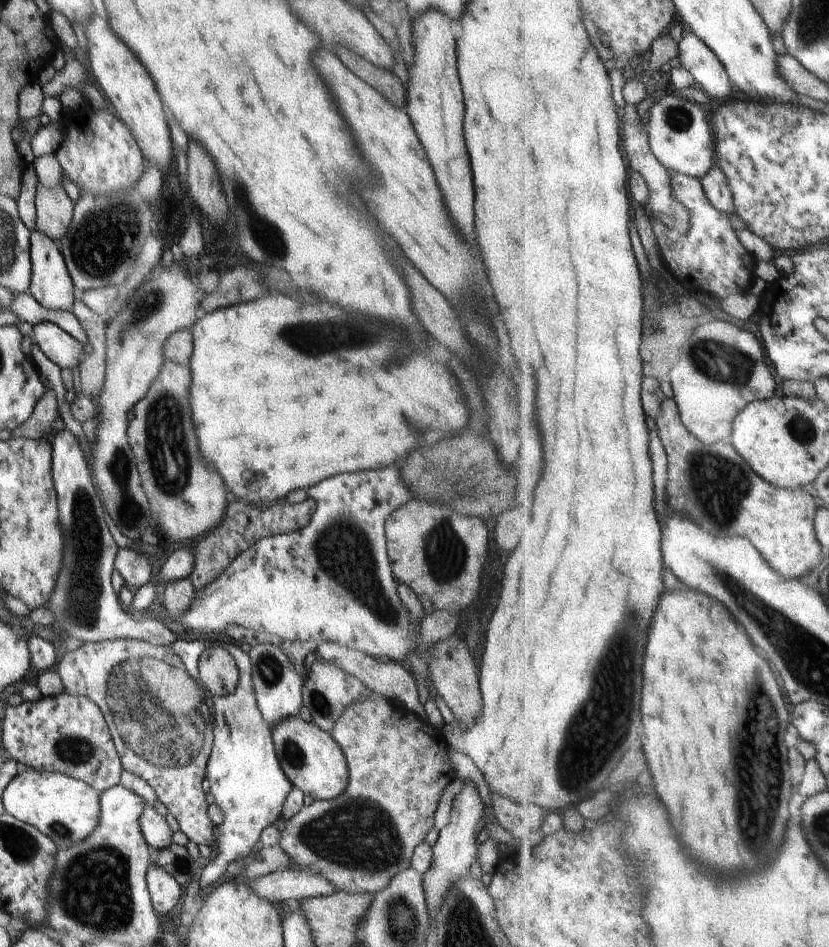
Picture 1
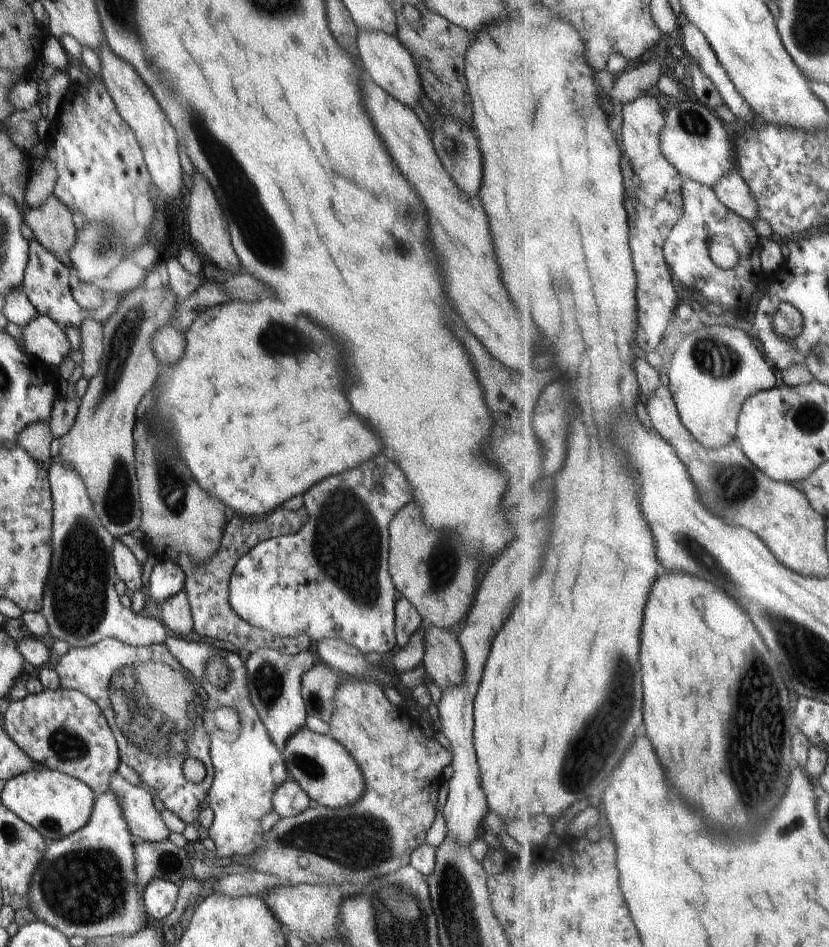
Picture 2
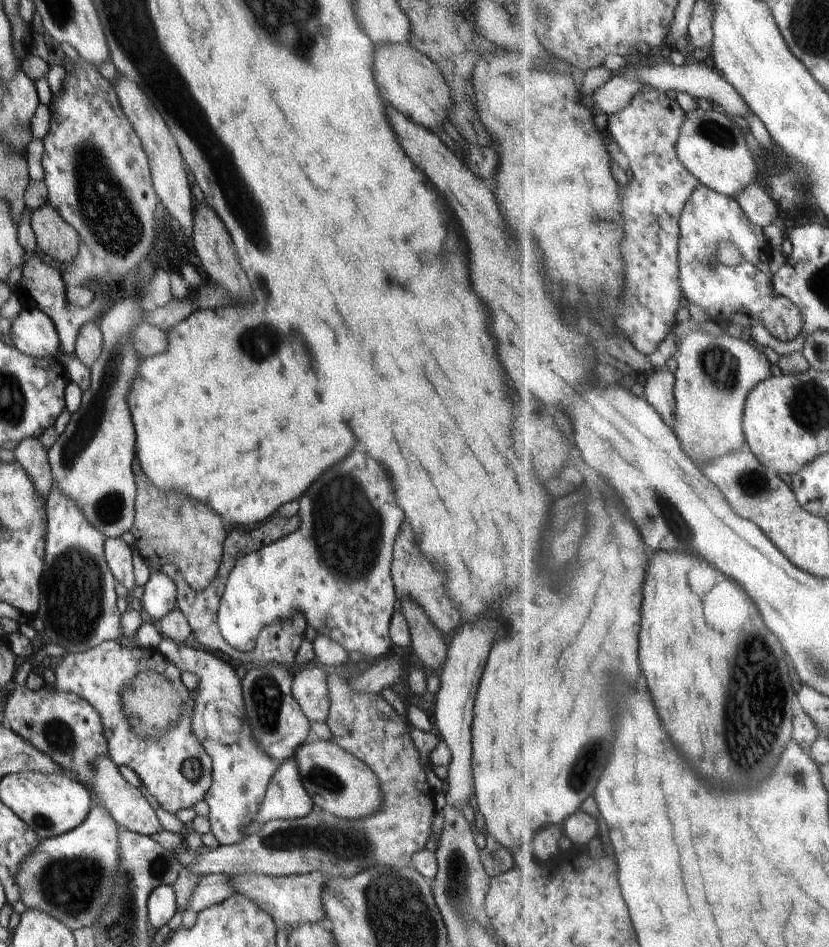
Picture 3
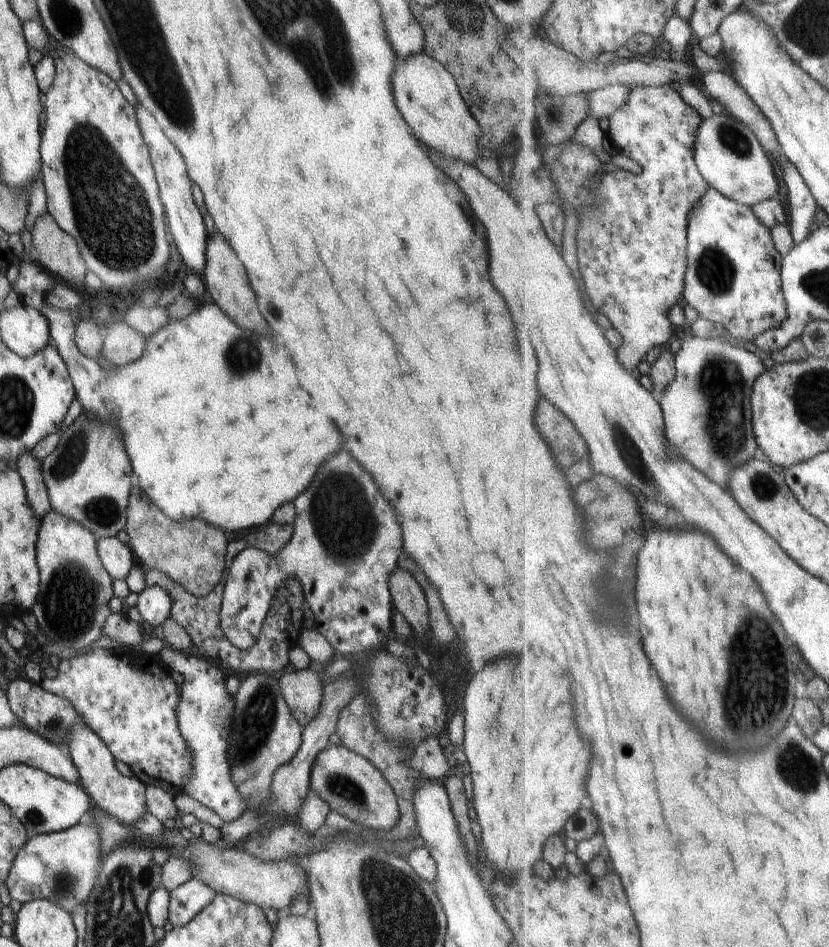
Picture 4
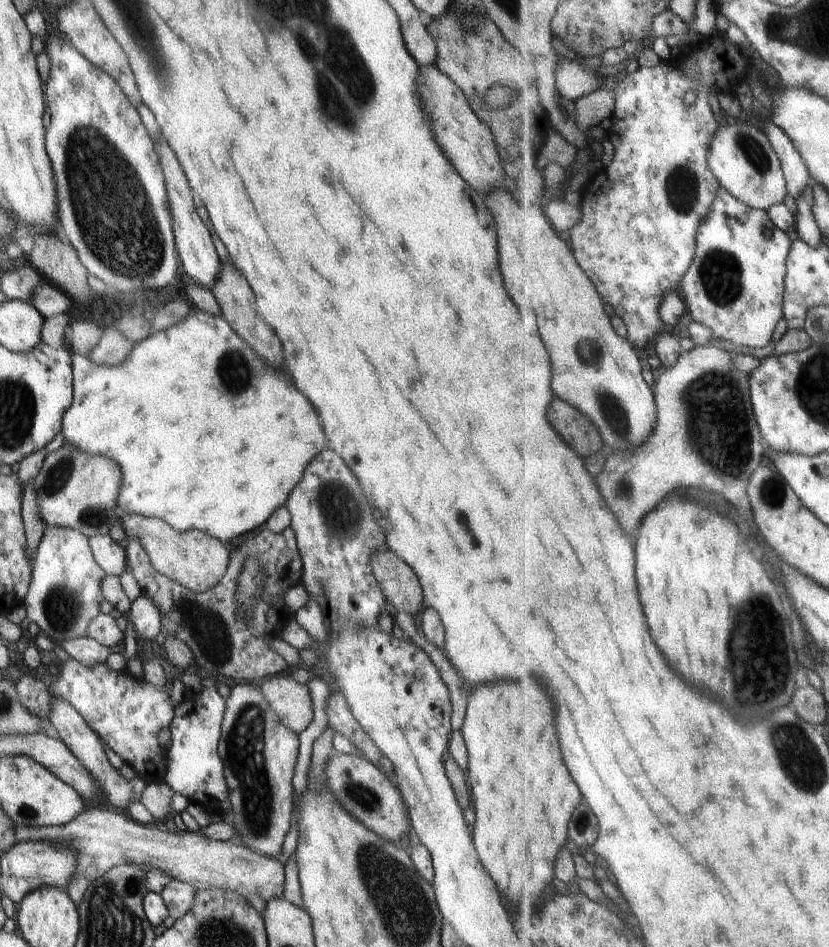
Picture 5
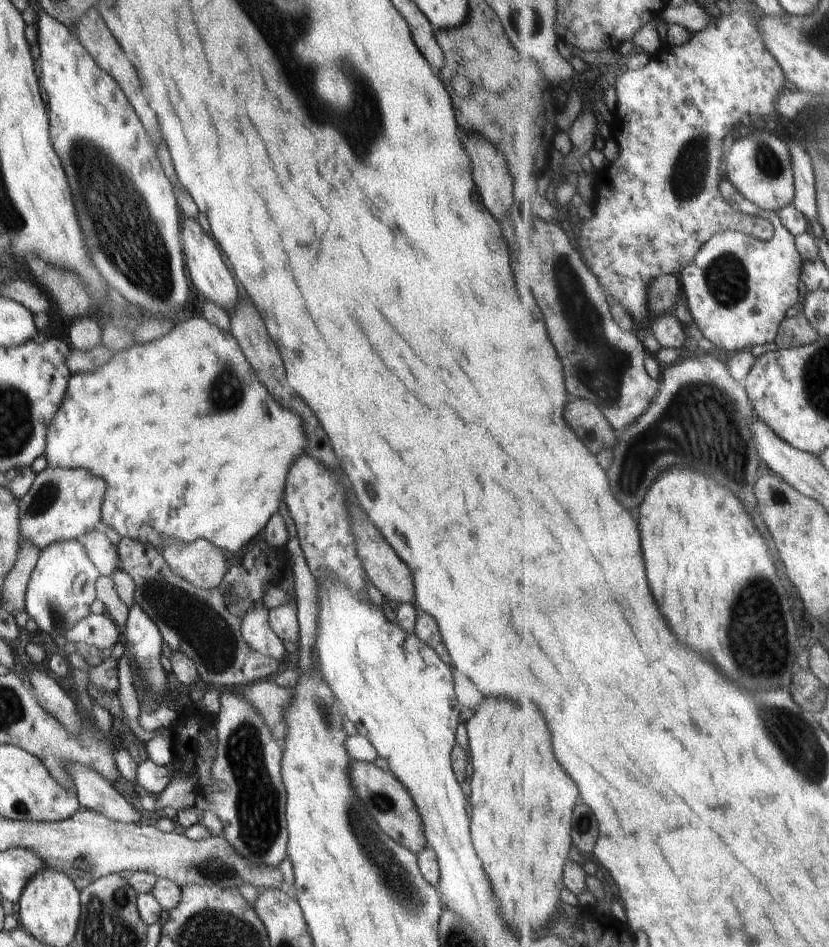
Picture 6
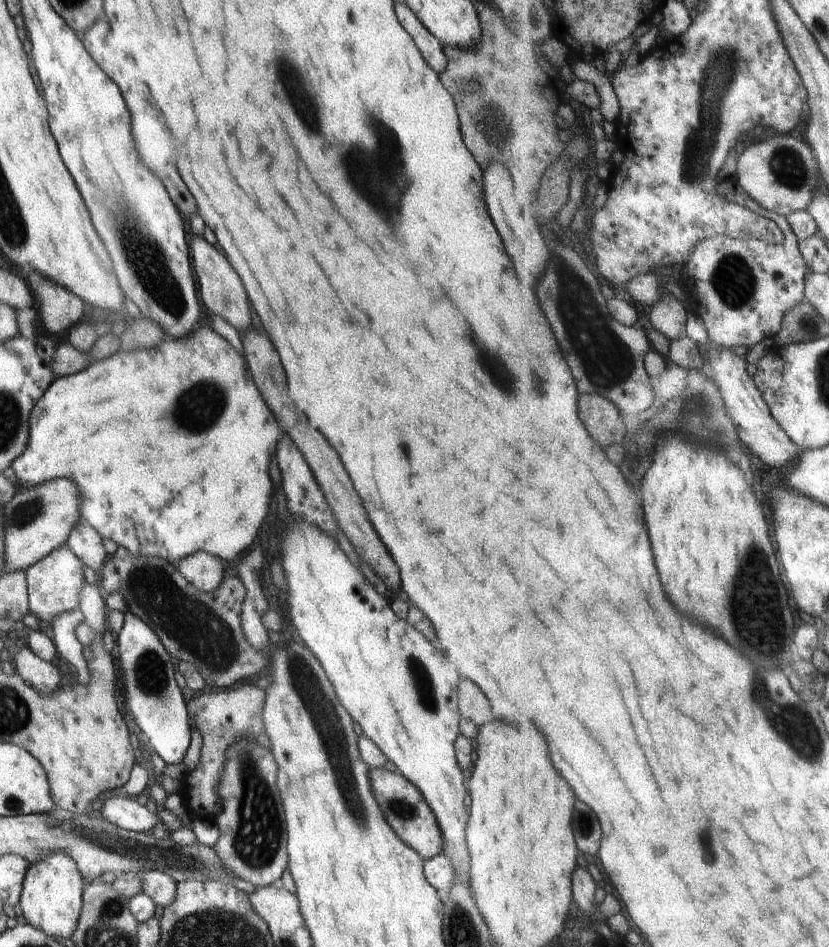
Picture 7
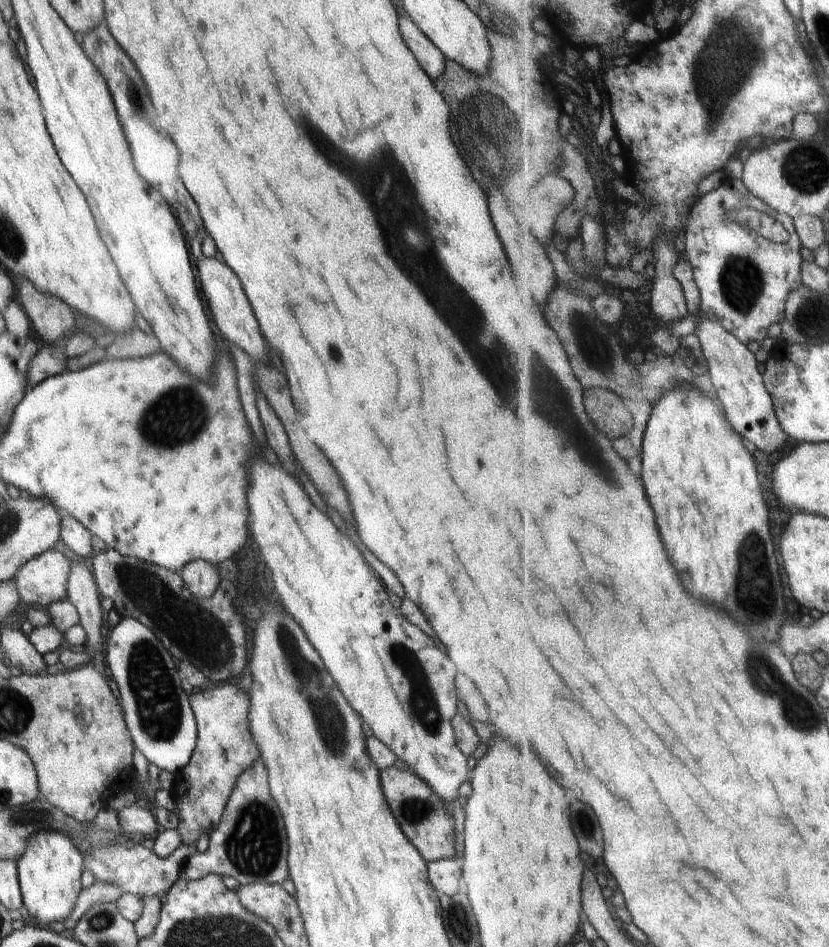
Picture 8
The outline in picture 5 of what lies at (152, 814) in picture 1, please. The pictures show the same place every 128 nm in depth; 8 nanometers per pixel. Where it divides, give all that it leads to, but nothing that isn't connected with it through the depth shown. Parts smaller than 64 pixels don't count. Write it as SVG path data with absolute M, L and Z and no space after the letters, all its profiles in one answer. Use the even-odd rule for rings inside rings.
M54 697L53 706L49 716L50 722L54 728L58 730L59 739L66 745L66 748L80 761L80 764L90 772L97 785L102 788L108 804L112 804L114 808L120 808L125 811L128 809L128 804L132 804L135 800L141 799L141 794L145 789L146 781L138 776L133 779L126 779L120 775L119 771L113 768L110 761L107 759L102 744L98 739L98 735L86 724L82 715L74 710L72 705L69 705L65 700Z

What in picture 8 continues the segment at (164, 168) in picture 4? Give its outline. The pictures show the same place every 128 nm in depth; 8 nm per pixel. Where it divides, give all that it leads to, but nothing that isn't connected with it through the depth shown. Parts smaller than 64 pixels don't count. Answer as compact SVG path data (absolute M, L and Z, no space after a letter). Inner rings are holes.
M202 254L197 260L198 266L198 280L200 280L200 290L208 302L208 308L212 312L212 318L216 322L218 328L224 334L228 341L232 341L244 352L247 352L252 358L253 362L262 361L268 362L266 356L266 342L260 334L260 326L252 314L252 308L246 300L246 294L242 290L242 284L238 280L238 276L220 260L208 257Z

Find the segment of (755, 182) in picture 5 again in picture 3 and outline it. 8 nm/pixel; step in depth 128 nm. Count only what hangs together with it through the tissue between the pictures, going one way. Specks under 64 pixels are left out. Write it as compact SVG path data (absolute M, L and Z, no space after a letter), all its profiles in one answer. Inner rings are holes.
M718 106L705 110L697 108L687 114L677 151L684 164L706 186L729 197L736 197L749 184L759 182L758 164L746 144L742 123Z

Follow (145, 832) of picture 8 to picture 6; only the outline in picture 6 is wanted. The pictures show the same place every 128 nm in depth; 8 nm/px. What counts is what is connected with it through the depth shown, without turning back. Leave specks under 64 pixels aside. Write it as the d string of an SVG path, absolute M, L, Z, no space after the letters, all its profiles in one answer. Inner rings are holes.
M68 763L67 773L73 780L76 798L84 809L106 815L121 823L138 823L140 813L114 789L114 785L93 768L80 763Z

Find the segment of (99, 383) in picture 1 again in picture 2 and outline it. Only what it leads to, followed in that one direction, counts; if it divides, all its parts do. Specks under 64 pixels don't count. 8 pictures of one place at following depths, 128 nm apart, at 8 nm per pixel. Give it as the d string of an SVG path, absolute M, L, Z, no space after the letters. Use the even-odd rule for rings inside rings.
M92 317L85 318L78 327L81 336L82 377L89 381L99 369L103 353L103 326Z

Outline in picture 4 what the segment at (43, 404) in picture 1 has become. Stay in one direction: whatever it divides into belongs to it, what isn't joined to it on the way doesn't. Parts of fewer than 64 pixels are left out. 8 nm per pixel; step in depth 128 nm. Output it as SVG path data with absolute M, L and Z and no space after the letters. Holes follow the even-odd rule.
M22 452L17 458L17 471L22 477L25 491L39 521L50 512L51 502L41 471L41 462L32 457L31 452Z

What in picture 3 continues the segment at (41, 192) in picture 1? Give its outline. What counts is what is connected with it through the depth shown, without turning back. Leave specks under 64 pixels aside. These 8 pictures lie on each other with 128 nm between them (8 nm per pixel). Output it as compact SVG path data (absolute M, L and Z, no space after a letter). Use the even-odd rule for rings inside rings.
M48 202L31 212L31 227L40 253L58 260L59 268L72 264L78 252L80 235Z

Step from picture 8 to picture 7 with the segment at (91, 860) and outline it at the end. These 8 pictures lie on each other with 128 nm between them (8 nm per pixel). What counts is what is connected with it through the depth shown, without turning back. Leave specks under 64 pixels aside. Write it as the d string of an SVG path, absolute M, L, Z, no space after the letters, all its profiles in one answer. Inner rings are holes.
M155 869L138 874L143 882L143 892L154 901L156 906L165 909L174 902L177 884L169 874Z

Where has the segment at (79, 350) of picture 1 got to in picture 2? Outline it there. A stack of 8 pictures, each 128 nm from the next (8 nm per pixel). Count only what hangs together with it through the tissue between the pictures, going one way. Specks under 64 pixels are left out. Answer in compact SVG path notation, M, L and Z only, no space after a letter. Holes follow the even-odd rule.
M49 316L34 317L22 330L26 352L43 364L58 366L70 354L70 341Z

